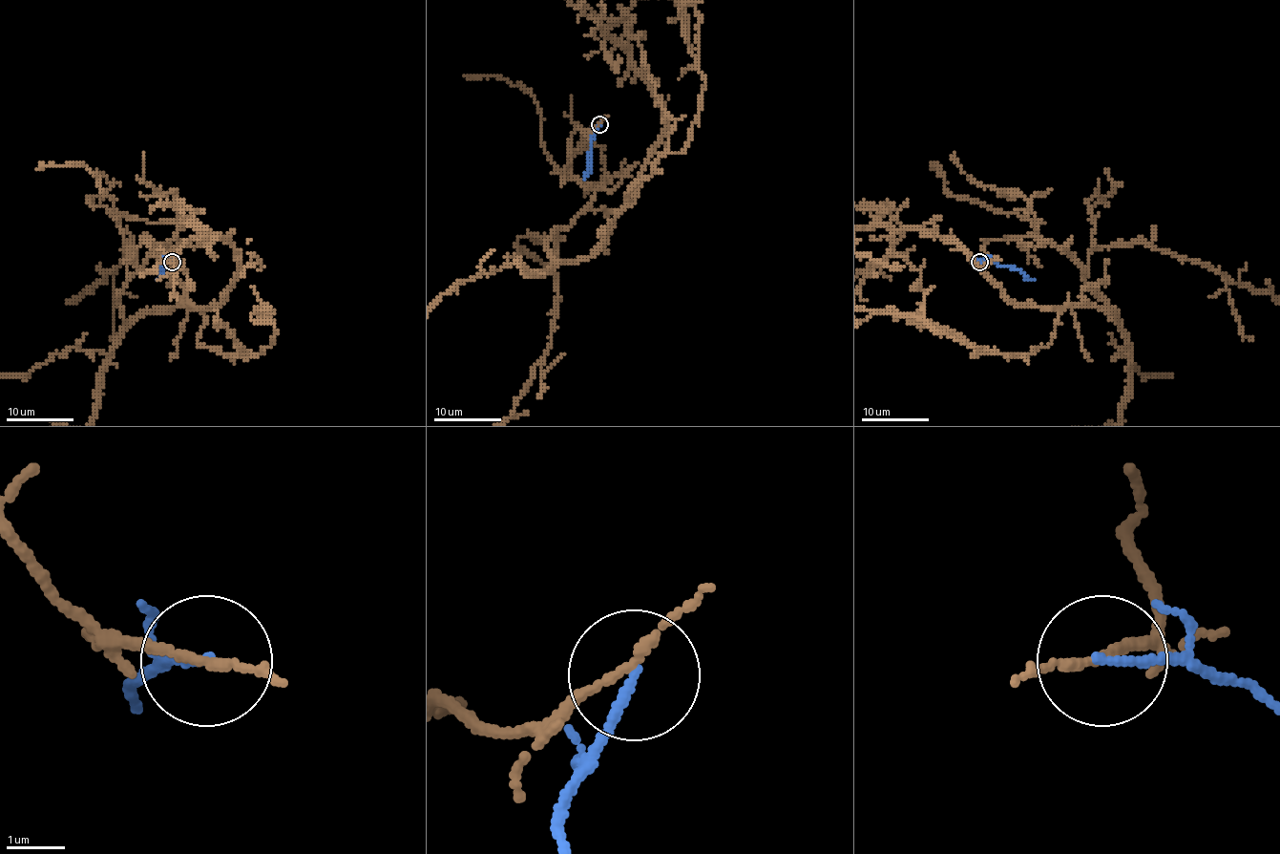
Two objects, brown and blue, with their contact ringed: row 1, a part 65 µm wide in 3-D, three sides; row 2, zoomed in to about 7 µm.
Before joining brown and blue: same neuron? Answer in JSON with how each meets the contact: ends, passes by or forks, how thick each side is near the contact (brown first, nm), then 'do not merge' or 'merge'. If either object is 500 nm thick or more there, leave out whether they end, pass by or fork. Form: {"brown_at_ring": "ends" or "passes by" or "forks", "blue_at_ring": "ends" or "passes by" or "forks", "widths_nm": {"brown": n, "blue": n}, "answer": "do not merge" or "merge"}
{"brown_at_ring": "passes by", "blue_at_ring": "ends", "widths_nm": {"brown": 140, "blue": 150}, "answer": "do not merge"}

